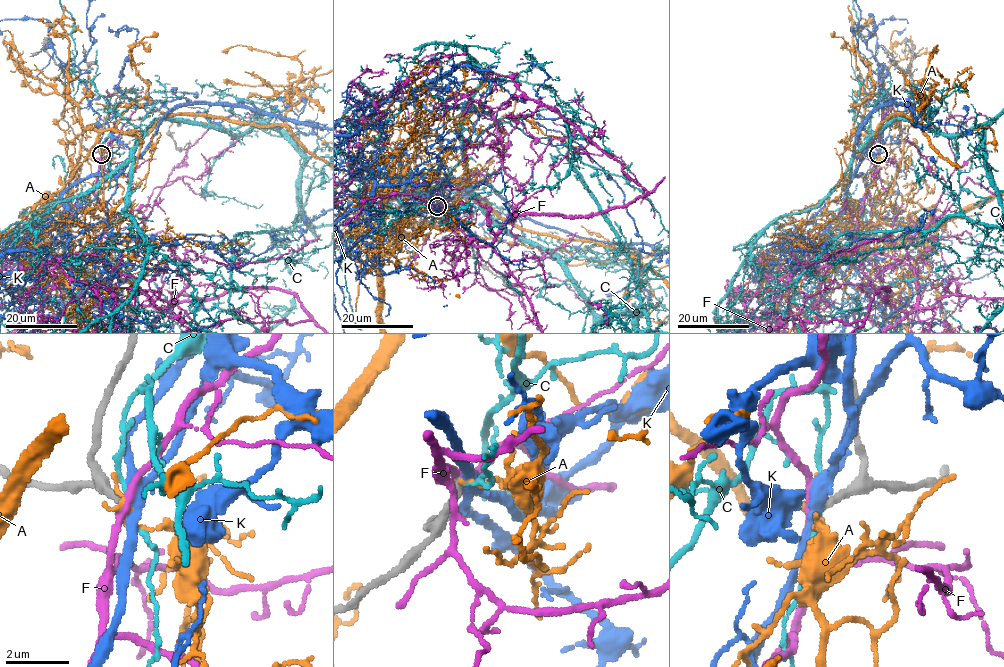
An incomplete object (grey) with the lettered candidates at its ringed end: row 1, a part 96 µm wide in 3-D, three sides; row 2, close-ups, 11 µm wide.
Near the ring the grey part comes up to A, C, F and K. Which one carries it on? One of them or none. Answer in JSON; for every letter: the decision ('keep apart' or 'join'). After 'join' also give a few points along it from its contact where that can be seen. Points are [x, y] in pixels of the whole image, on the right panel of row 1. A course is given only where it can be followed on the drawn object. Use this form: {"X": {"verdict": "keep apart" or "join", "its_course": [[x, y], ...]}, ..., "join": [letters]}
{"A": {"verdict": "keep apart"}, "C": {"verdict": "keep apart"}, "F": {"verdict": "keep apart"}, "K": {"verdict": "keep apart"}, "join": []}

